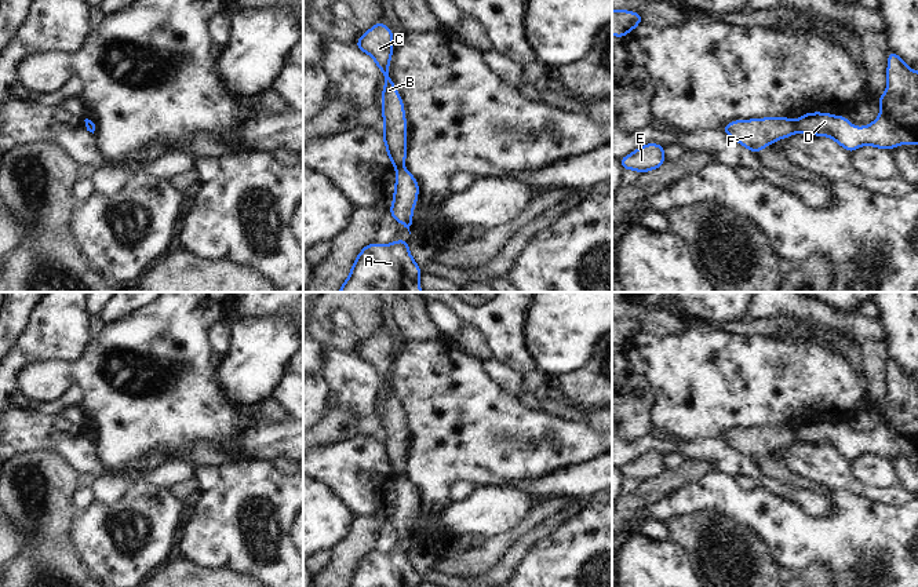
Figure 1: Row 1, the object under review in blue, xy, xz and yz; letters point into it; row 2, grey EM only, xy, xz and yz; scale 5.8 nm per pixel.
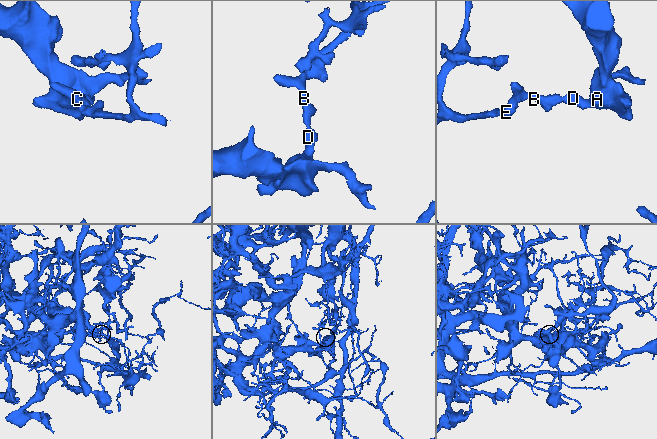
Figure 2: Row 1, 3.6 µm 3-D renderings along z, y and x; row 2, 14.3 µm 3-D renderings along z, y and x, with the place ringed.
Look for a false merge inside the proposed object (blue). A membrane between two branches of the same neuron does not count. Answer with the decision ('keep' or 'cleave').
cleave

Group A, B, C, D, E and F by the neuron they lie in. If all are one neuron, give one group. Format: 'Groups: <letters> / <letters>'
Groups: A D / B C E F.

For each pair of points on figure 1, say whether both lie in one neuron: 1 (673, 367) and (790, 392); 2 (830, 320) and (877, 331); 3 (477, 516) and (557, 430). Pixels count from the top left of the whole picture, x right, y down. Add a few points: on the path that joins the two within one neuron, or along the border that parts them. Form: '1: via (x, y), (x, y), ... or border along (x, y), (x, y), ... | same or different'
1: via (702, 367), (733, 367), (739, 363), (761, 382) | same
2: via (841, 321), (866, 328) | same
3: border along (501, 484), (477, 487) | different

